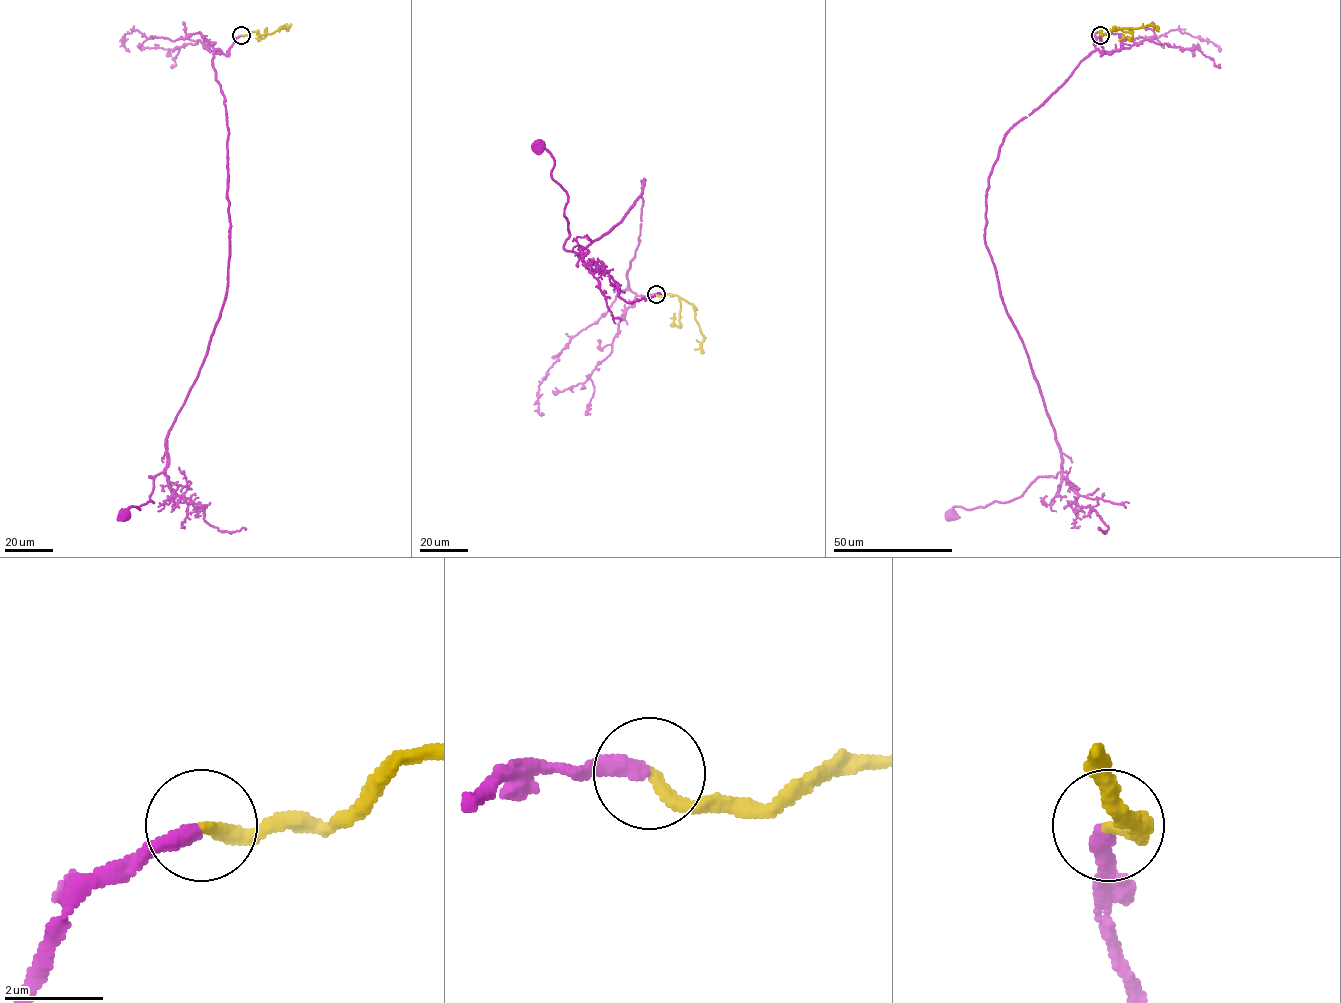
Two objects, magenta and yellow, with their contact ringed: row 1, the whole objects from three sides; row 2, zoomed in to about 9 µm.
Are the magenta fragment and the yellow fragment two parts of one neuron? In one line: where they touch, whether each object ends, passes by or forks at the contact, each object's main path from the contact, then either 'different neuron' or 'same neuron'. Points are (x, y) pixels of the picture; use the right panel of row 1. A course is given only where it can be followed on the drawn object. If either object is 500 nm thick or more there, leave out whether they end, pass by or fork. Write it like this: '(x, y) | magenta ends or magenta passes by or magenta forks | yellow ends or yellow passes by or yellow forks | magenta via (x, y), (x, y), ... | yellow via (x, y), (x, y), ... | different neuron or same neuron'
(1100, 35) | magenta ends | yellow ends | magenta via (1100, 35), (1102, 54), (1092, 51), (1007, 133), (986, 193), (984, 243), (1061, 470), (1007, 502), (950, 514) | yellow via (1100, 35), (1099, 32), (1101, 35), (1112, 29), (1148, 25), (1154, 25), (1159, 31) | same neuron

